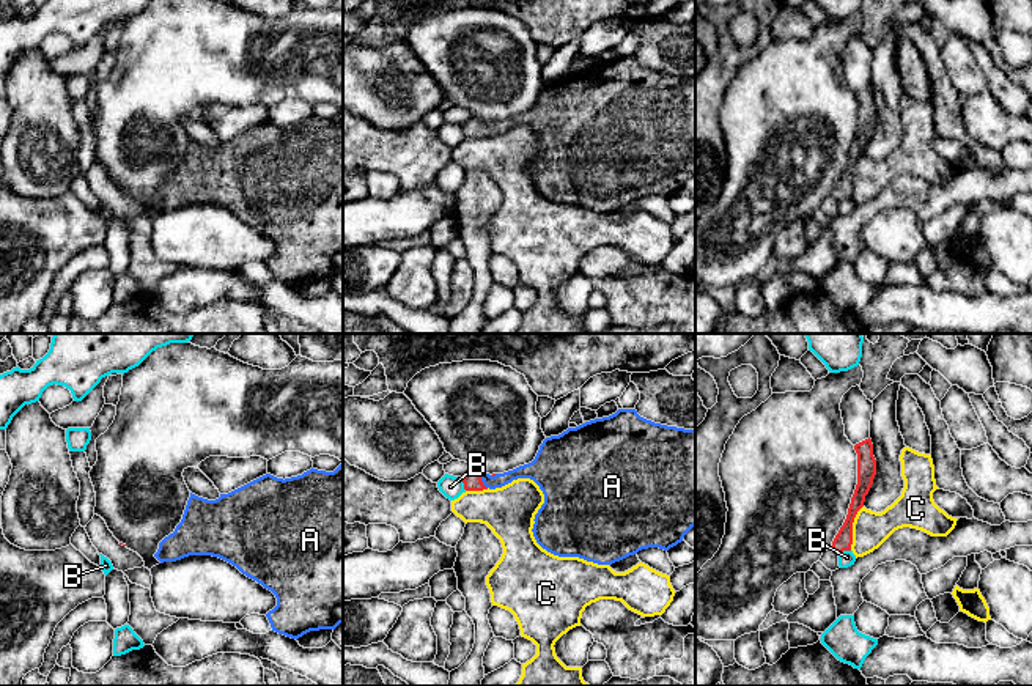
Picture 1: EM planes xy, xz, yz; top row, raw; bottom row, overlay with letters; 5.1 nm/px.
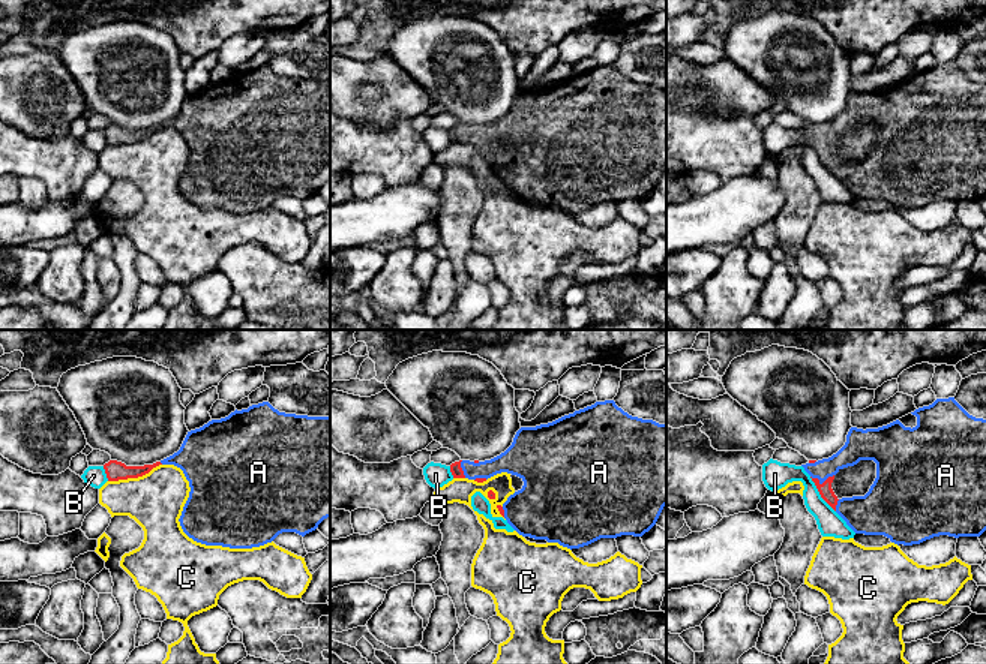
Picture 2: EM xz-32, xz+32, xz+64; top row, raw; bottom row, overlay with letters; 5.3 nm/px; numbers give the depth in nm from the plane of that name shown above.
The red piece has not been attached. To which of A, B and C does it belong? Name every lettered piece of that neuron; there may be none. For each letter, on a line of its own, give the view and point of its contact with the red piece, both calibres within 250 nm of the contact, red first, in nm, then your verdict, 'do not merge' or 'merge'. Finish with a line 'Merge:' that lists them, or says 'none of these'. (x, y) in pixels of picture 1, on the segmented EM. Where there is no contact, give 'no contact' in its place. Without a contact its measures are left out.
A: xz (482, 482) | 100/80 nm | merge
B: xz (463, 482) | 100/110 nm | do not merge
C: yz (851, 527) | 90/190 nm | do not merge
Merge: A

